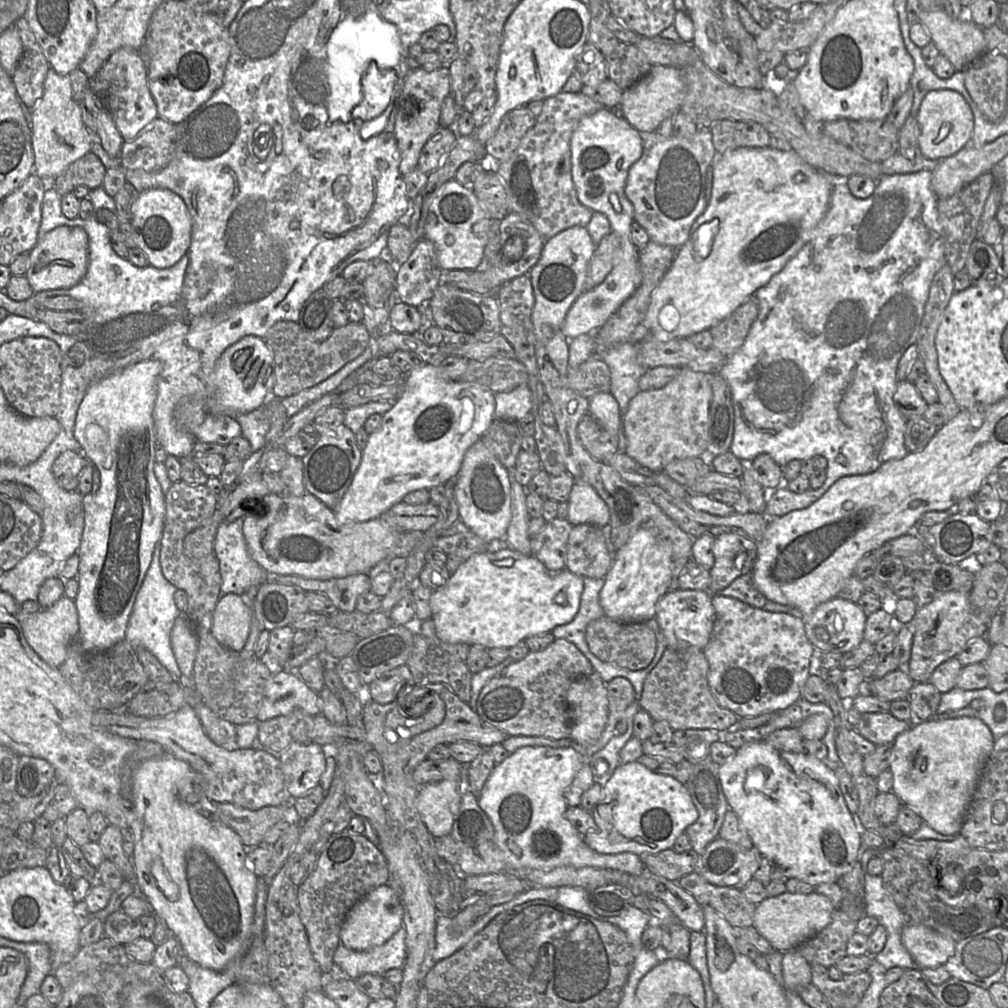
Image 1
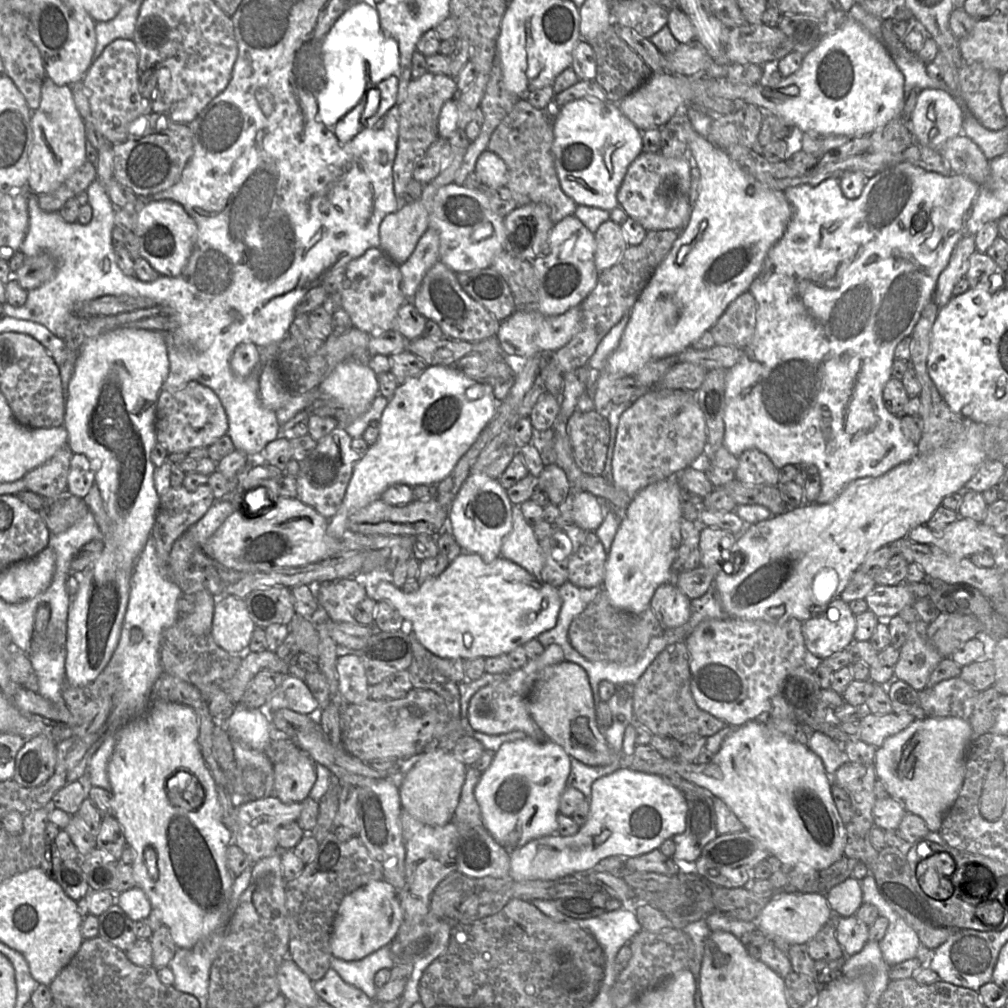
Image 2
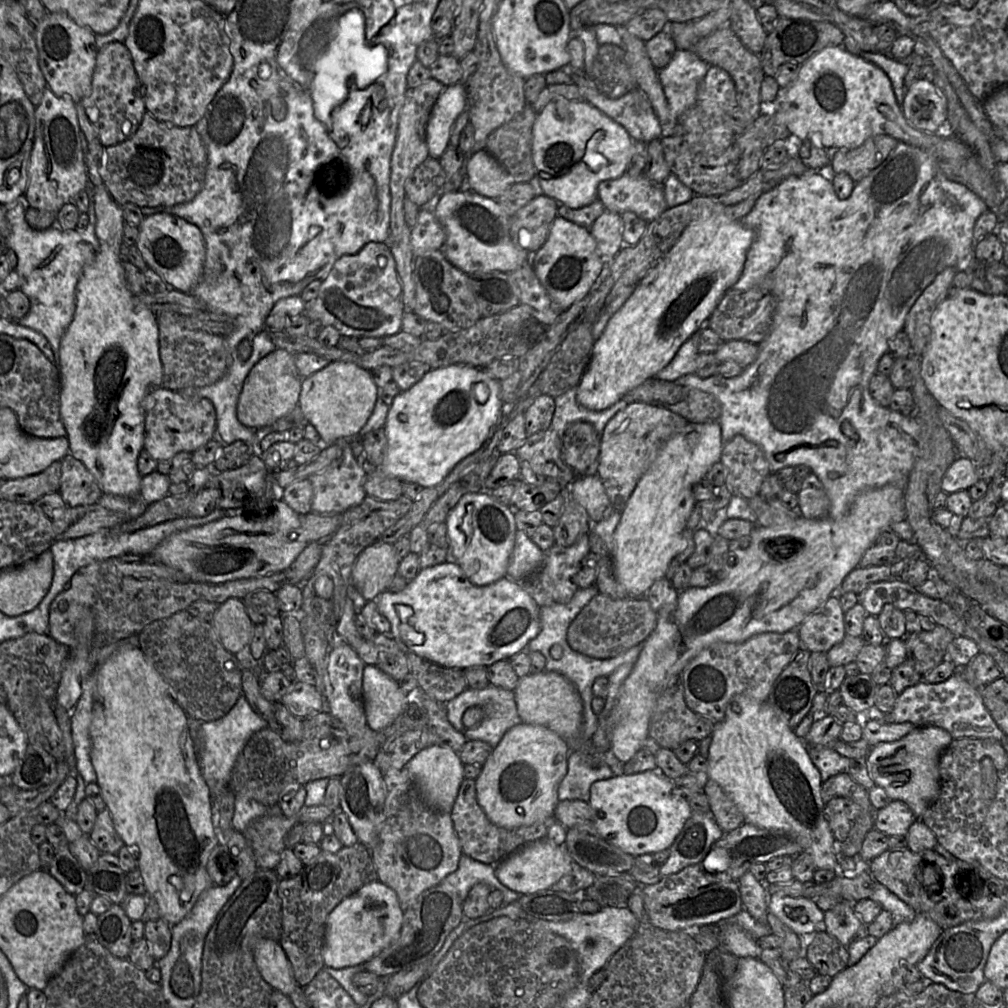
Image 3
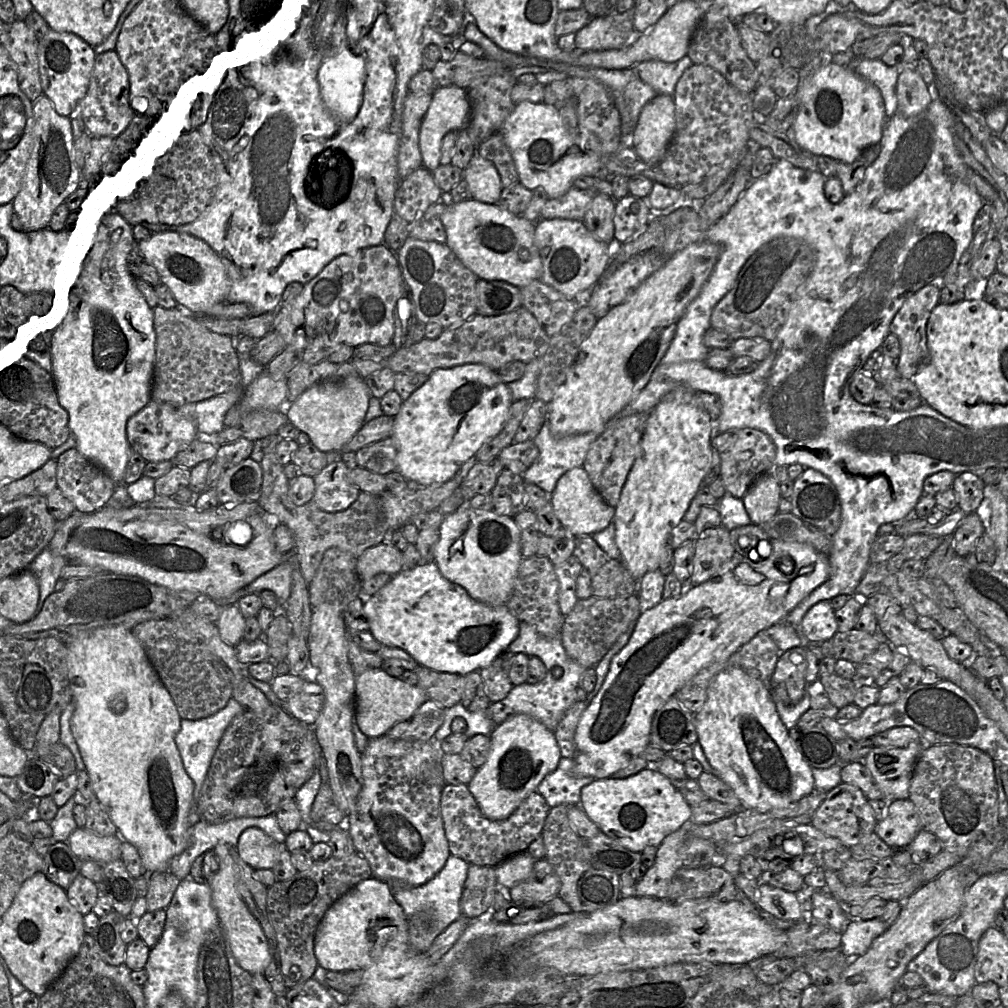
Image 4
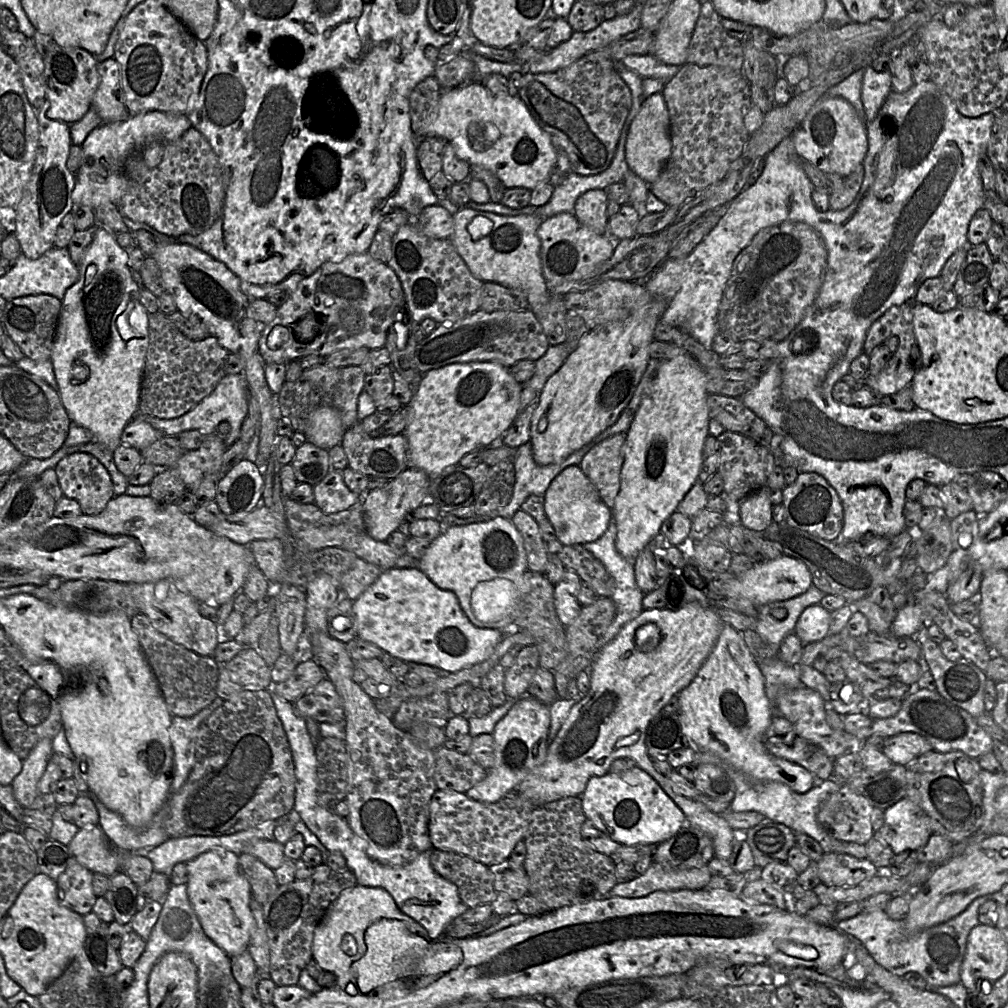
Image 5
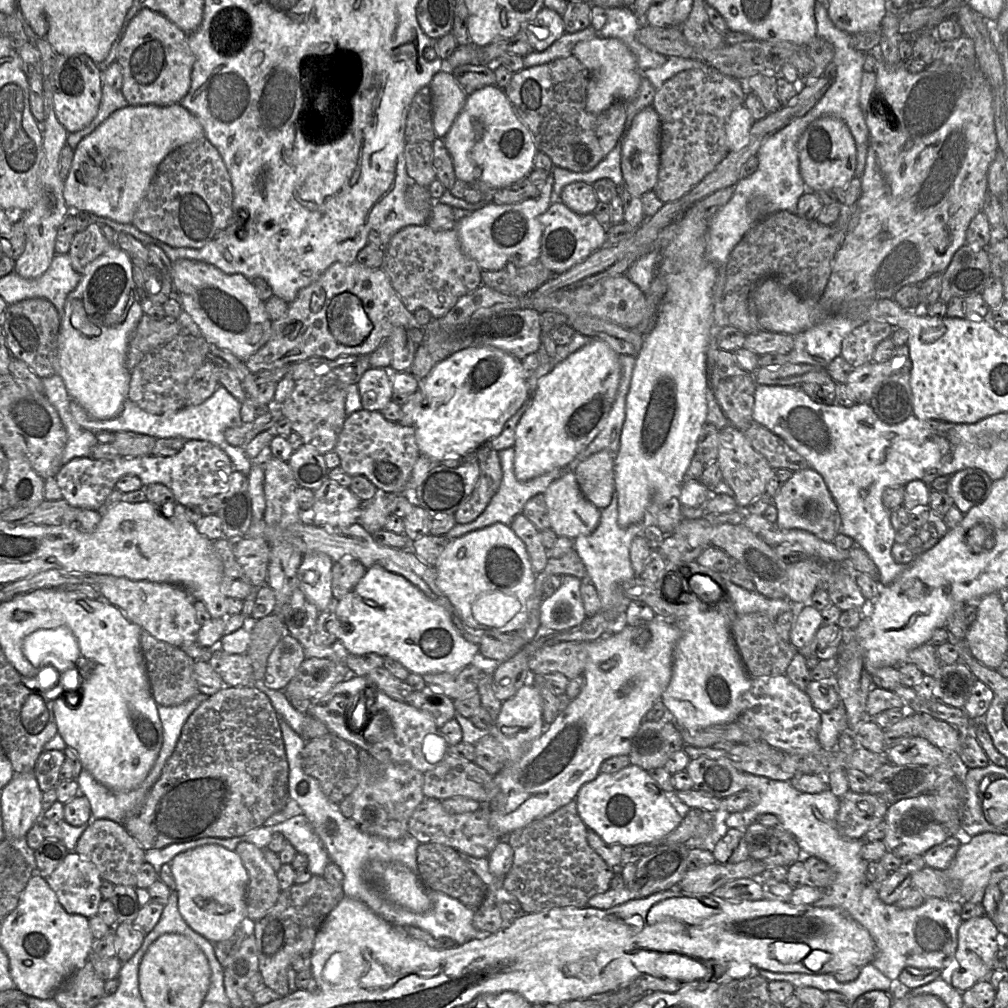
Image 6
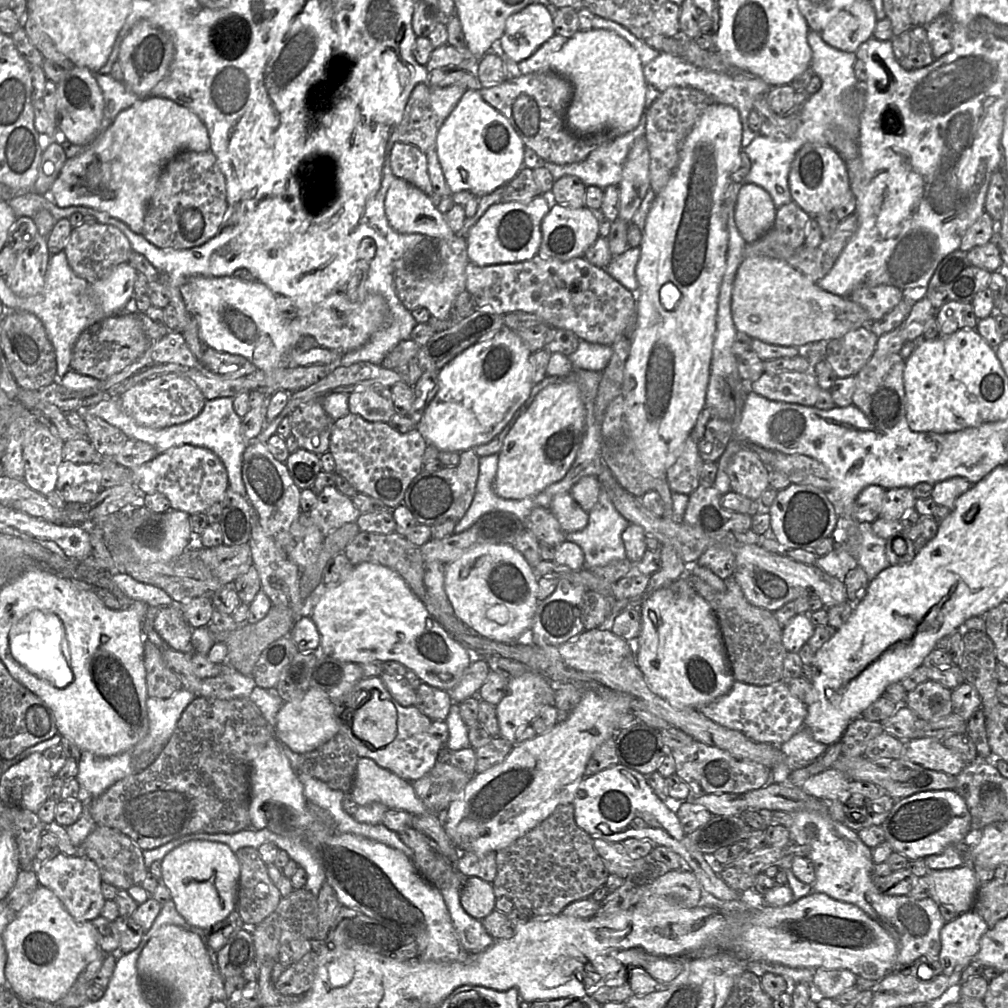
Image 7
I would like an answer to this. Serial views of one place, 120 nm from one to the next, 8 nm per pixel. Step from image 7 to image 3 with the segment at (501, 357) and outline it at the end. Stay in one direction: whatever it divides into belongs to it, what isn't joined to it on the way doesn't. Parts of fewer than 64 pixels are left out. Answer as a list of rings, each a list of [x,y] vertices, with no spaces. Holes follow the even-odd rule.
[[[451,365],[438,369],[431,369],[419,382],[413,385],[410,389],[400,392],[394,399],[392,405],[389,407],[388,415],[384,425],[387,437],[386,453],[380,467],[372,469],[379,469],[387,476],[395,477],[405,482],[416,483],[424,488],[435,486],[449,474],[449,472],[457,463],[480,448],[480,446],[488,437],[491,429],[501,419],[504,413],[504,406],[505,404],[500,397],[500,381],[486,374],[481,368],[476,368],[469,365]]]

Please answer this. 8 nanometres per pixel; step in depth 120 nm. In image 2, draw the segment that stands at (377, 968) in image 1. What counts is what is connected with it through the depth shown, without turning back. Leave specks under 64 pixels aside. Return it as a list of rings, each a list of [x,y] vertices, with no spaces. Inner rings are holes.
[[[386,945],[360,960],[345,961],[331,958],[330,968],[335,970],[348,984],[362,990],[373,1001],[376,998],[374,976],[381,969],[391,969],[394,963],[390,945]]]

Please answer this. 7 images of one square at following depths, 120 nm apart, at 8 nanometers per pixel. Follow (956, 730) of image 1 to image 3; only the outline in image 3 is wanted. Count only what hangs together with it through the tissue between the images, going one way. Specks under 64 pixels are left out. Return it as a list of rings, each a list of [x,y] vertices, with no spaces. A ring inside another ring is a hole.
[[[925,726],[916,727],[900,740],[871,747],[866,760],[875,785],[882,787],[891,800],[905,802],[917,819],[921,819],[939,794],[939,758],[952,740],[948,731],[936,726]]]

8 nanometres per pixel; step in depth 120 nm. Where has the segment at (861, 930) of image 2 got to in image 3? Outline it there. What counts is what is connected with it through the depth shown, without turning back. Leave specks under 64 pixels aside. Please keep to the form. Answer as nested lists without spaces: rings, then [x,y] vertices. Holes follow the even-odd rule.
[[[841,901],[833,908],[824,911],[822,926],[818,930],[825,930],[847,947],[857,938],[863,926],[864,923],[853,910],[853,903]]]

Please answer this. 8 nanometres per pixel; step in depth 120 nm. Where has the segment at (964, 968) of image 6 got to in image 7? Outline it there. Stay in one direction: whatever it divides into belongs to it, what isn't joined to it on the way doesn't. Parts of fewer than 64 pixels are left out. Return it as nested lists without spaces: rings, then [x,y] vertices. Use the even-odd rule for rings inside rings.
[[[974,911],[961,913],[956,919],[946,922],[940,932],[939,961],[942,965],[942,973],[951,975],[959,966],[966,968],[975,959],[980,950],[981,938],[989,929],[985,920]]]

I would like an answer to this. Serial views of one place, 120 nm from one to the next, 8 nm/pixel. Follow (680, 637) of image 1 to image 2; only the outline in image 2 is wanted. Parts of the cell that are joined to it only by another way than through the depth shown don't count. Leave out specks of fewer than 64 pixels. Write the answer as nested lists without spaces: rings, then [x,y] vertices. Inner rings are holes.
[[[671,583],[660,585],[654,592],[650,608],[664,629],[684,625],[691,615],[691,599]]]

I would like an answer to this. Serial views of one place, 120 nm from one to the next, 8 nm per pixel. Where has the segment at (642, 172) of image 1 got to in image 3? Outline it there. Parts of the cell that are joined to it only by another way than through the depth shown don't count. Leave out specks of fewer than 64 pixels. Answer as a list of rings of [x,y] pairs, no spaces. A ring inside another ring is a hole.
[[[624,173],[618,178],[600,182],[597,192],[607,210],[620,215],[633,212],[647,223],[669,208],[662,185],[644,175],[631,177]]]

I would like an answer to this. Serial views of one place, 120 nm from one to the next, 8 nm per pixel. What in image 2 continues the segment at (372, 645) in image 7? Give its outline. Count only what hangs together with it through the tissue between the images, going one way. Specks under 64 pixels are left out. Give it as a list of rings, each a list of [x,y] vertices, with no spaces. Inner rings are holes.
[[[463,550],[443,573],[424,581],[416,592],[402,592],[393,584],[391,573],[390,579],[376,584],[373,599],[391,603],[404,620],[411,621],[418,640],[430,652],[443,658],[464,660],[508,654],[516,647],[536,639],[541,633],[555,627],[562,605],[559,588],[543,582],[514,562],[499,556],[493,562],[485,563],[480,555]]]

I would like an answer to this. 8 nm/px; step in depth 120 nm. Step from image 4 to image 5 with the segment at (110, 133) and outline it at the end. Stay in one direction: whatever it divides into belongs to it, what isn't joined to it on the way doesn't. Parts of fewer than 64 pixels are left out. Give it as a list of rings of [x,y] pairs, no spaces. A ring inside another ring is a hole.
[[[109,58],[97,65],[98,88],[92,100],[92,108],[102,123],[120,122],[130,117],[121,82],[119,64]]]

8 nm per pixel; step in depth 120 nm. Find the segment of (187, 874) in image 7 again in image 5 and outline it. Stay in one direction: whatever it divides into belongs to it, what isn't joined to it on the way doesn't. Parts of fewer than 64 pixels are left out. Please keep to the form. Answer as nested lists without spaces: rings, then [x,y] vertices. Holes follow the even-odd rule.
[[[224,848],[206,851],[186,863],[187,894],[204,933],[230,958],[248,950],[253,927],[251,886],[239,866],[239,856]]]

